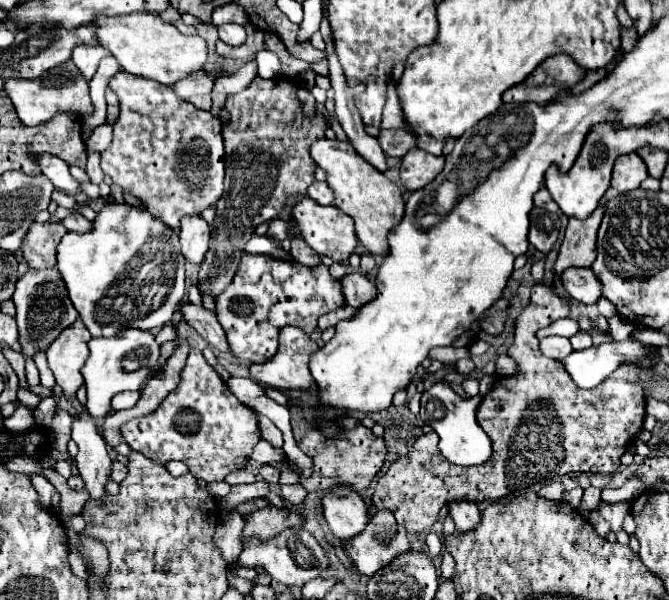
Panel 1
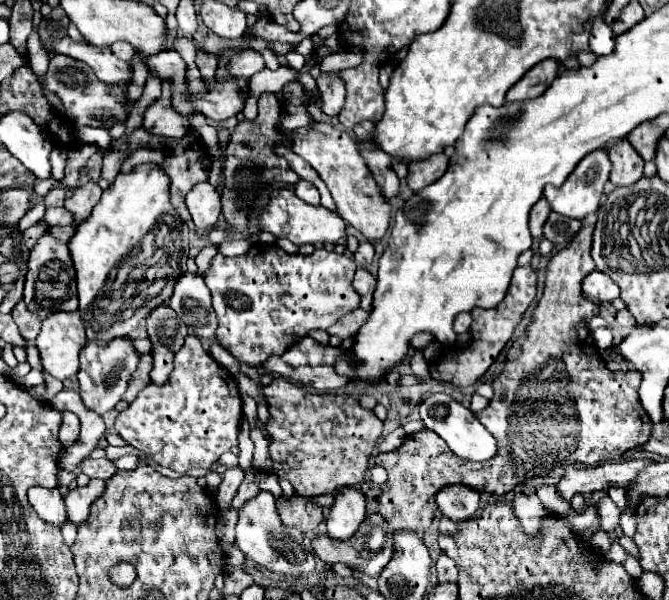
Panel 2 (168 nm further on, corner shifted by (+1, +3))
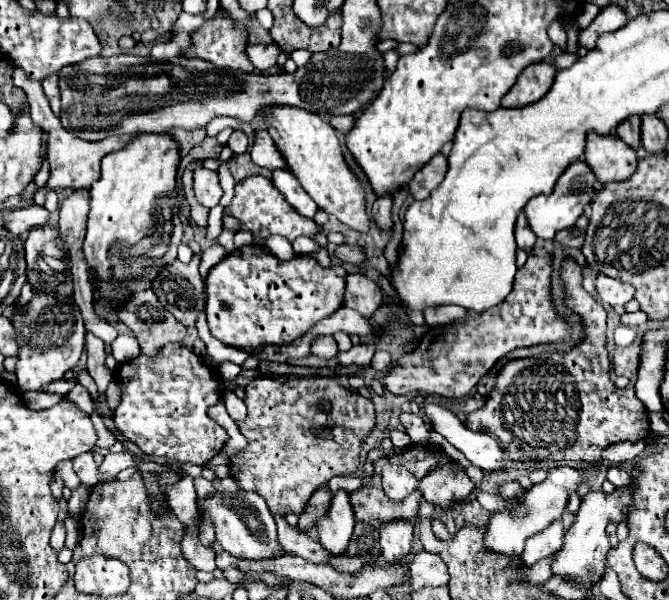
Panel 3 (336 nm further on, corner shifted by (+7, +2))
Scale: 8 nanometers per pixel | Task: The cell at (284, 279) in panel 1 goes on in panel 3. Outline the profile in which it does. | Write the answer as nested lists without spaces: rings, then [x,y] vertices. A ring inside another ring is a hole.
[[[242,246],[224,256],[216,266],[210,268],[206,278],[206,318],[214,338],[226,346],[248,350],[250,354],[264,346],[288,346],[306,334],[316,322],[332,316],[344,304],[344,266],[322,268],[312,256],[302,254],[292,260],[276,258],[266,246]]]

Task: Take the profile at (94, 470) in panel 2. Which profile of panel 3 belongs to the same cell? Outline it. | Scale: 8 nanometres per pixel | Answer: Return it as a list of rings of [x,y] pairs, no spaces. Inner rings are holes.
[[[86,452],[86,454],[80,454],[74,458],[74,472],[82,480],[82,484],[86,484],[86,486],[98,484],[98,466],[92,458],[92,452]]]

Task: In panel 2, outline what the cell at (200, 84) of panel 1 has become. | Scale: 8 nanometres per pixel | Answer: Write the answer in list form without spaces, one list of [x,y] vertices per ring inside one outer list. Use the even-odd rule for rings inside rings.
[[[244,49],[240,53],[236,53],[236,59],[230,61],[228,65],[228,75],[236,77],[236,79],[250,79],[254,73],[262,71],[264,65],[264,57],[254,51],[254,49]]]

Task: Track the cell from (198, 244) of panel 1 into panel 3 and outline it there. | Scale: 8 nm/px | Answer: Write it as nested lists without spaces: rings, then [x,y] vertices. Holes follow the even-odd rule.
[[[198,168],[194,172],[194,194],[198,204],[212,208],[222,198],[222,188],[218,182],[218,172],[210,172],[206,168]]]

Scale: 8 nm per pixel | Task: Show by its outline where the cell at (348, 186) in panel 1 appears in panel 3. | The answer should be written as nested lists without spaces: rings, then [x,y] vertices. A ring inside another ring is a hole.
[[[292,106],[266,108],[264,114],[266,130],[270,132],[274,144],[286,158],[290,172],[300,180],[302,188],[312,196],[312,200],[352,230],[368,232],[370,220],[366,214],[366,192],[360,178],[346,164],[336,130],[320,116]]]

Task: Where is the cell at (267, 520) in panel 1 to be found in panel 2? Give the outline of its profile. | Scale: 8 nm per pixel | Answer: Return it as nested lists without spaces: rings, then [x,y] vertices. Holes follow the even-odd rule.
[[[292,497],[292,499],[278,499],[278,513],[284,525],[298,527],[302,531],[314,531],[322,523],[322,507],[314,505],[306,497]]]

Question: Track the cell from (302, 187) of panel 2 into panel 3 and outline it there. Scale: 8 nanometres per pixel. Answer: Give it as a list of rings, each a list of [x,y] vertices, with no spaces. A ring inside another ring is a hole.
[[[274,170],[272,172],[272,182],[274,186],[282,192],[282,196],[302,214],[308,218],[314,218],[318,206],[316,202],[310,198],[310,194],[300,186],[300,182],[296,180],[296,176],[290,170]]]

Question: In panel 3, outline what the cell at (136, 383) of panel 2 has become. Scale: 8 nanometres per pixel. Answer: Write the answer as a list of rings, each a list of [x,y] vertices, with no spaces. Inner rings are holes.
[[[116,378],[110,382],[110,386],[108,386],[108,390],[106,390],[106,398],[108,398],[108,406],[110,406],[112,410],[116,410],[116,406],[118,406],[120,400],[122,400],[122,386],[120,386],[120,382],[118,382]]]

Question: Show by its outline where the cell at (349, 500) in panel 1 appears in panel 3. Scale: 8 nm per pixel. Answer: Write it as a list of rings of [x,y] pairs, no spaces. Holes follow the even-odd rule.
[[[338,490],[330,502],[328,514],[316,522],[320,544],[334,556],[344,554],[354,532],[354,510],[350,504],[350,492]]]

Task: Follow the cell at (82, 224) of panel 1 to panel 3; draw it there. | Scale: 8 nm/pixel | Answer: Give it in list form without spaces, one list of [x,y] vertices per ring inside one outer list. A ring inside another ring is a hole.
[[[24,206],[20,210],[12,210],[12,212],[6,212],[6,218],[4,218],[4,226],[20,236],[22,232],[28,232],[32,228],[38,228],[38,226],[46,226],[48,224],[48,218],[50,218],[50,212],[42,206]]]

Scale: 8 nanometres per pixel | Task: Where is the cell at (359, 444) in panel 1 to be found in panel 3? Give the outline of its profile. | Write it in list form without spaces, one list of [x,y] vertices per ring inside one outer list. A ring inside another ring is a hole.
[[[260,376],[260,378],[252,380],[252,382],[246,386],[246,406],[248,406],[248,416],[246,416],[246,420],[240,424],[240,432],[246,436],[248,448],[246,448],[244,452],[240,452],[240,454],[230,462],[230,476],[236,478],[240,490],[254,490],[254,492],[262,494],[262,498],[266,500],[266,504],[268,504],[268,508],[270,508],[270,512],[272,512],[274,516],[276,516],[276,514],[284,516],[286,512],[302,514],[302,512],[304,512],[304,506],[306,506],[306,502],[310,500],[310,496],[312,496],[314,490],[318,490],[320,486],[326,486],[326,484],[330,482],[330,478],[334,478],[334,476],[352,476],[352,474],[358,470],[358,464],[360,464],[360,446],[362,446],[362,442],[370,436],[370,432],[372,432],[374,426],[376,426],[374,404],[372,404],[368,398],[360,396],[358,392],[342,388],[340,384],[336,384],[336,382],[330,380],[330,378],[294,378],[294,380],[280,382],[280,380],[276,380],[276,378]],[[324,402],[330,402],[330,410],[328,410],[328,412],[322,408]]]

